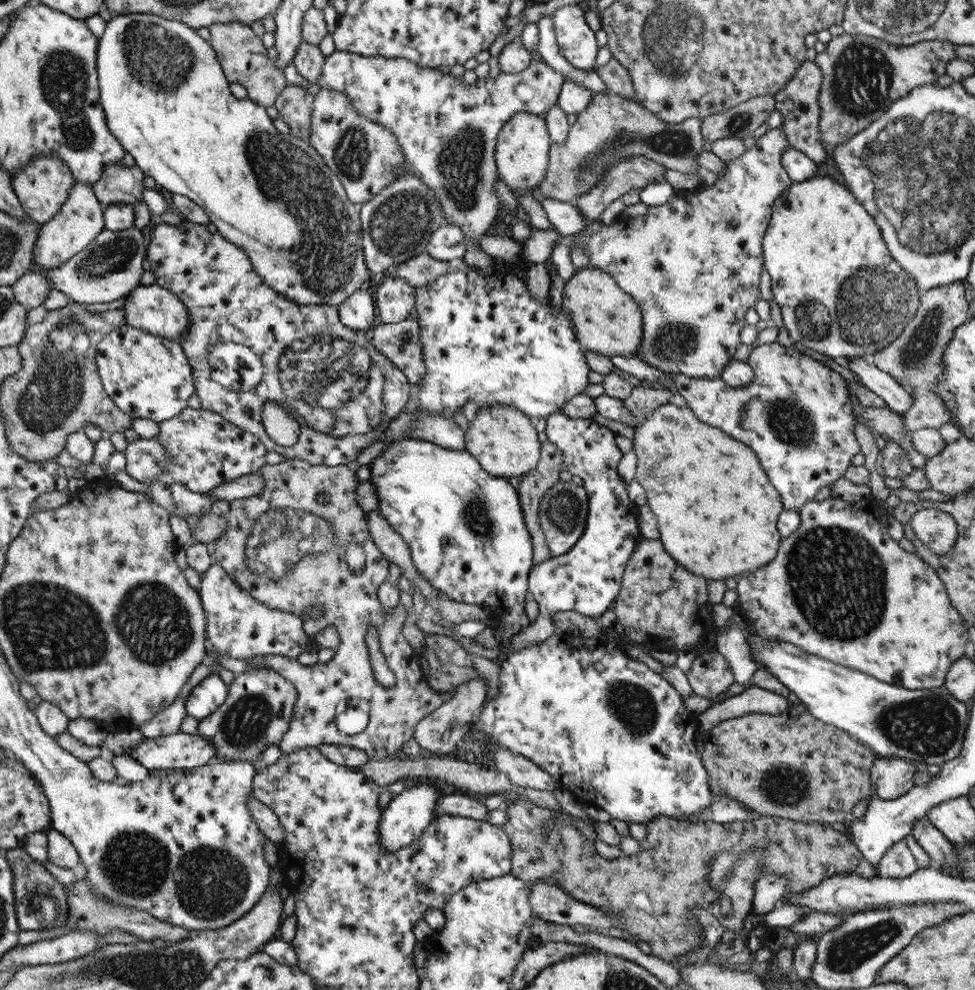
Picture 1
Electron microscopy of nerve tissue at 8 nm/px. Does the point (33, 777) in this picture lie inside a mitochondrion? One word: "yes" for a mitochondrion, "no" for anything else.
no

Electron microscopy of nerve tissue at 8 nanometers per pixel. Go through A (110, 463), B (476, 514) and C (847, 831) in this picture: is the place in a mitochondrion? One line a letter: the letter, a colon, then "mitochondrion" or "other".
A: other
B: mitochondrion
C: other

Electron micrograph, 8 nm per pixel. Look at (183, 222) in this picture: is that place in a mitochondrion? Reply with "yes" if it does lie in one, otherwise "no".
no

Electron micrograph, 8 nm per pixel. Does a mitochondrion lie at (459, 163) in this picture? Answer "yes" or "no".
yes

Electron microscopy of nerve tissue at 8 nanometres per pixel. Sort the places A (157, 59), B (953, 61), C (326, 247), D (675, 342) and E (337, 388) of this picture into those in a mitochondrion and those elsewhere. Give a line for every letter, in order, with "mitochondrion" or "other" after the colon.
A: mitochondrion
B: other
C: mitochondrion
D: mitochondrion
E: mitochondrion

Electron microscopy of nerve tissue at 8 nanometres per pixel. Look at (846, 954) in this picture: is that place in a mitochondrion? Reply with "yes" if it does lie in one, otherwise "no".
yes

